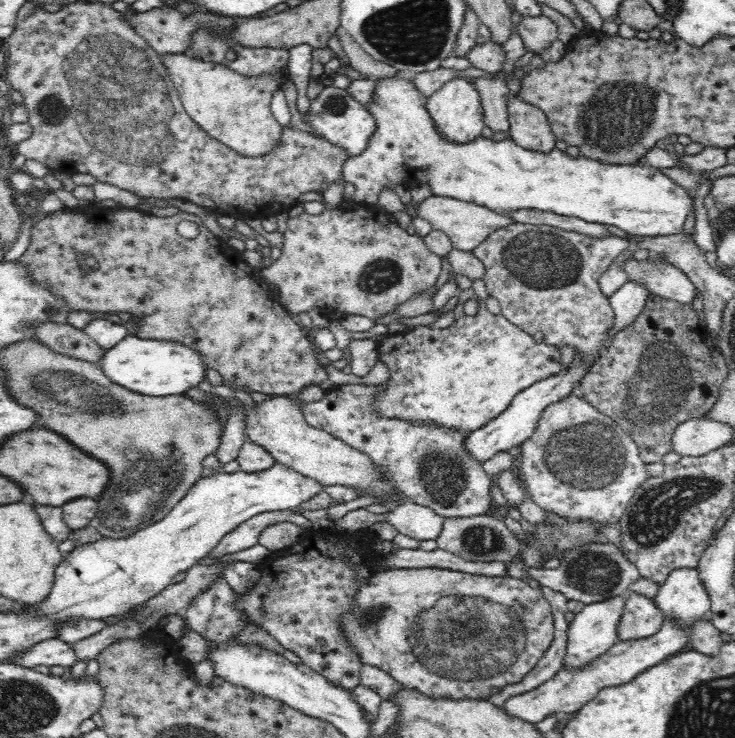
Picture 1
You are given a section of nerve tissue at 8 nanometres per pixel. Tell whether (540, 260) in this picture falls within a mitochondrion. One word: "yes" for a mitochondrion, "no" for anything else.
yes

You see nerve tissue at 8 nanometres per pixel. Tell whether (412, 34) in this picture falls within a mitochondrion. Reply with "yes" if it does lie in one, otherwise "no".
yes

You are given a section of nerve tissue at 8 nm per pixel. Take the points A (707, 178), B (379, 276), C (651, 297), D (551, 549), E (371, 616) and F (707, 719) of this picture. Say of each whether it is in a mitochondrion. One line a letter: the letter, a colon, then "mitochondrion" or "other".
A: other
B: mitochondrion
C: other
D: mitochondrion
E: mitochondrion
F: mitochondrion

